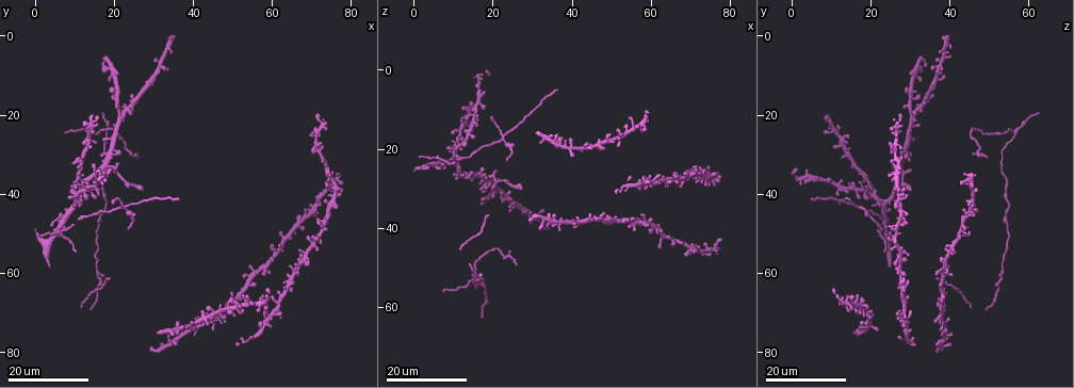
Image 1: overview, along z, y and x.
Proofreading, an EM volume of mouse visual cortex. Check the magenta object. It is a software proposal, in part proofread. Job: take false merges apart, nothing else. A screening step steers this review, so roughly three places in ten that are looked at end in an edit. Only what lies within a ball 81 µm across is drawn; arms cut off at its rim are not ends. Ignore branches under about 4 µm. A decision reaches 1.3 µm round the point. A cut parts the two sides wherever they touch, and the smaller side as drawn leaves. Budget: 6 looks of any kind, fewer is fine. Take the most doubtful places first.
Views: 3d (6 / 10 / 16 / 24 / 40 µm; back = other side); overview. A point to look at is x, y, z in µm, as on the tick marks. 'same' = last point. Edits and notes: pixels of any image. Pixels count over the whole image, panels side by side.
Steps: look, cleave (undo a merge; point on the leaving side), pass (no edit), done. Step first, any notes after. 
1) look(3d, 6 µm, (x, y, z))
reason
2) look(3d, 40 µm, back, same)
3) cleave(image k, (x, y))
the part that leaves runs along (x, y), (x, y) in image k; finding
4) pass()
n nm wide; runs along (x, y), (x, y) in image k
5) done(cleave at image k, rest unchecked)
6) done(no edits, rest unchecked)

look(3d, 16 µm, (22.5, 43.5, 17.5))
four or more arms meet

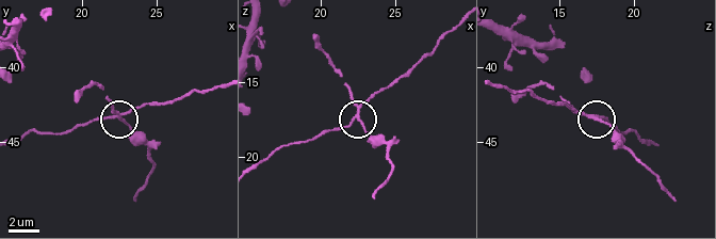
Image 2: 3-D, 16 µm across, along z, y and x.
look(3d, 6 µm, (22.6, 43.6, 17.4))

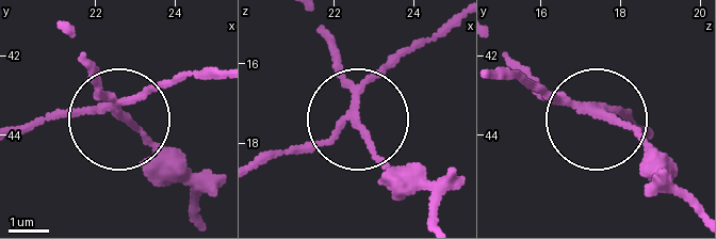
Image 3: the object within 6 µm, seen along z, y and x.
cleave(image 3, (139, 128))
160 nm wide; the part that leaves runs along (589, 111), (617, 121), (698, 203) in image 3; a second neuron is stuck on

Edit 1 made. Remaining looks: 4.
look(overview)

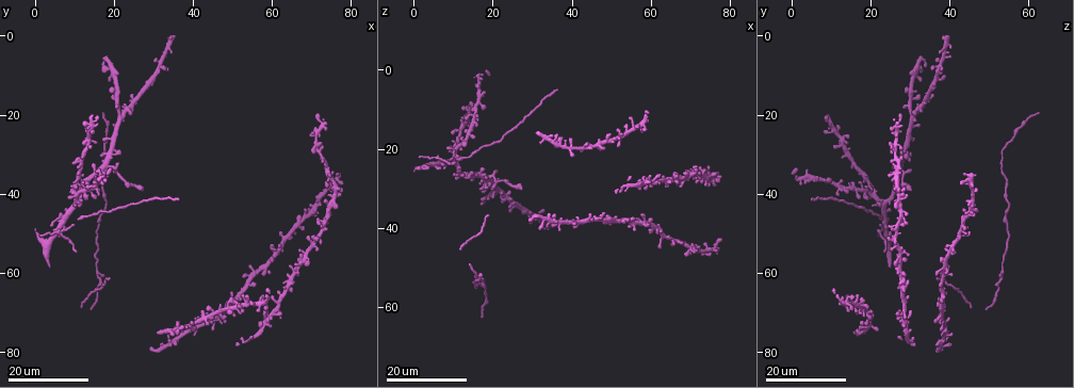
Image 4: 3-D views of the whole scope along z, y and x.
look(3d, 24 µm, (46.0, 70.5, 19.5))
small branch off a trunk

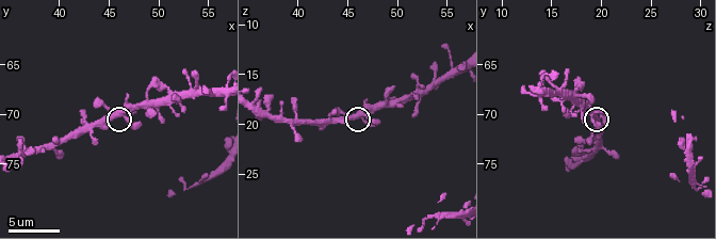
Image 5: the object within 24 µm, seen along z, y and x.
look(3d, 6 µm, (46.4, 70.0, 19.0))
zoom in

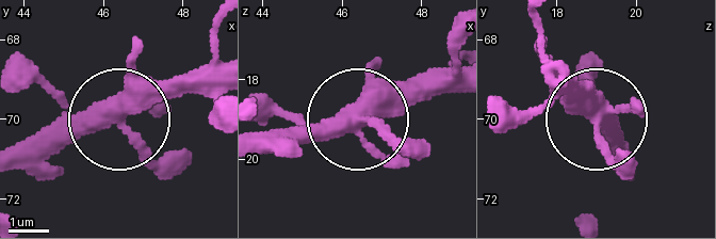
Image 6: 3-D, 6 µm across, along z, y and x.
pass()
side arm 14 µm; continuous, no second neuron

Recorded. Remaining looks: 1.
done(cleave at image 3, rest unchecked)

